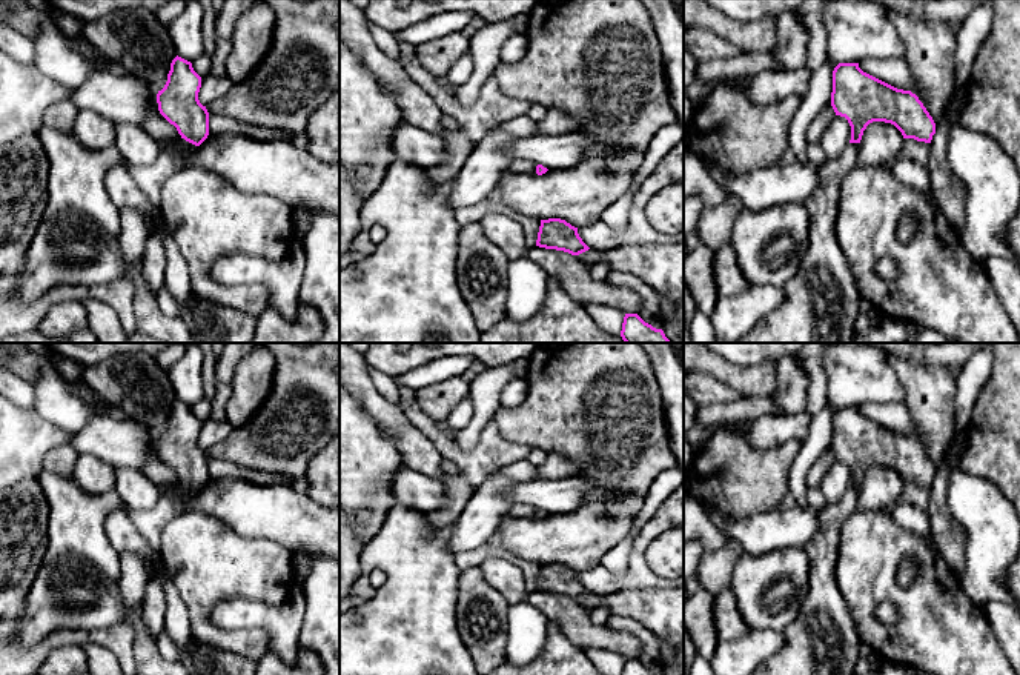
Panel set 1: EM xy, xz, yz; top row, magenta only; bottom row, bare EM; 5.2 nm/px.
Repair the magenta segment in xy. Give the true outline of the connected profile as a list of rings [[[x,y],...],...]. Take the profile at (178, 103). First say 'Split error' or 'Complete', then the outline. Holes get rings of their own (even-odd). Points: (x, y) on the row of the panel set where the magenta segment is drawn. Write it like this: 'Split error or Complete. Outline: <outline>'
Split error. Outline: [[[177,55],[164,88],[157,94],[160,114],[181,135],[164,145],[177,168],[190,166],[192,155],[209,135],[209,112],[198,100],[200,88],[201,77],[192,63]]]

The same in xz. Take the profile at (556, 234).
Complete. Outline: [[[561,218],[541,220],[536,246],[579,255],[590,248],[582,241],[578,228]]]

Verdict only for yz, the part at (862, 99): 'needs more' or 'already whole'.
needs more

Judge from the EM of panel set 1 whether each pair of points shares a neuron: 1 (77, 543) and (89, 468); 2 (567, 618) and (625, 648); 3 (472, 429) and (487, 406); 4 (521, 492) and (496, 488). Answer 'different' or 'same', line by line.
1: different
2: same
3: same
4: different

